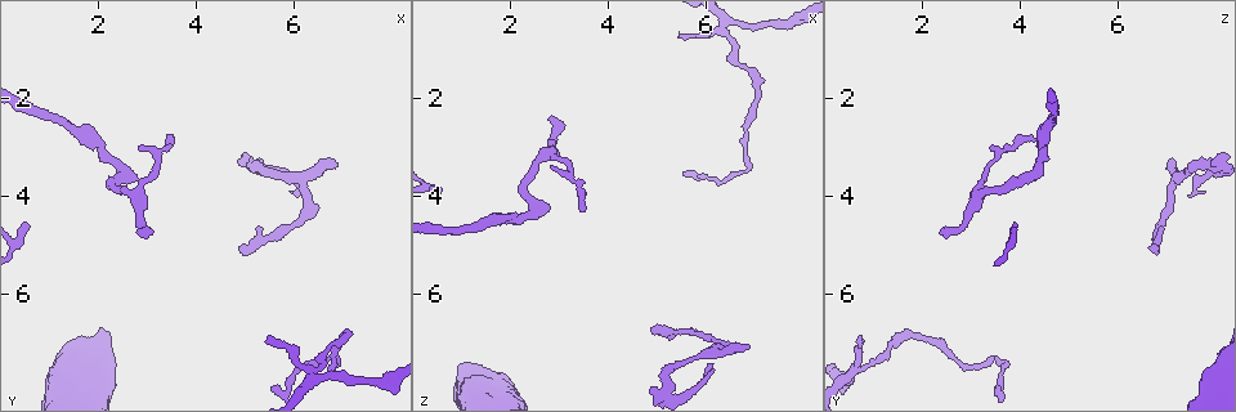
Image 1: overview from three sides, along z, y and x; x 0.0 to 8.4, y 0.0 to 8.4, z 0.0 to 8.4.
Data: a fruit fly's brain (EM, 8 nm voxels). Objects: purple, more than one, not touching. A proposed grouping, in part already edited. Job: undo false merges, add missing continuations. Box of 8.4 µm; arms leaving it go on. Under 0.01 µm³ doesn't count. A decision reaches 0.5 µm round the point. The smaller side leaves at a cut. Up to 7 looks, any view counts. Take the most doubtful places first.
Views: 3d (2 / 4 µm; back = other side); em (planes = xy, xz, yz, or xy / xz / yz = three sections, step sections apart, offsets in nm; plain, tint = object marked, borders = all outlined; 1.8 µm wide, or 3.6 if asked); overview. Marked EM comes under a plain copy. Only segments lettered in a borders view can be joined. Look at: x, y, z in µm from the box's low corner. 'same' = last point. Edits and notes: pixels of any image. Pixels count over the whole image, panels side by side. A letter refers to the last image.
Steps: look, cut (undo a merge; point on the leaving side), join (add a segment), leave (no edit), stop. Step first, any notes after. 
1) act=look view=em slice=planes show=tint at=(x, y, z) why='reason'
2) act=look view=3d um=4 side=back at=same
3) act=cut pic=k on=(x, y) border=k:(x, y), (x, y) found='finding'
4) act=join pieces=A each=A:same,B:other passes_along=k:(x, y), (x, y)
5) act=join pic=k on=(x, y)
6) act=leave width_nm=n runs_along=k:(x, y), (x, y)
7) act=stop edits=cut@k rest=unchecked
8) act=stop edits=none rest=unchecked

act=look view=3d um=2 at=(4.90, 5.10, 6.80) why='thin end'

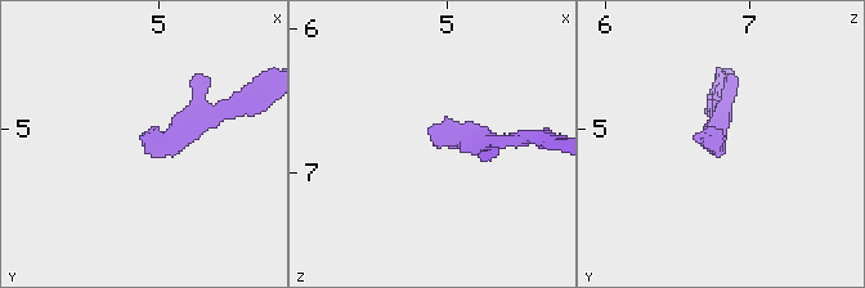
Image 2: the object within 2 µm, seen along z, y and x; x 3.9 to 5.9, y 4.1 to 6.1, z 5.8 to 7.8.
act=look view=em slice=planes show=borders at=(4.90, 5.18, 6.80) why='need the tissue'

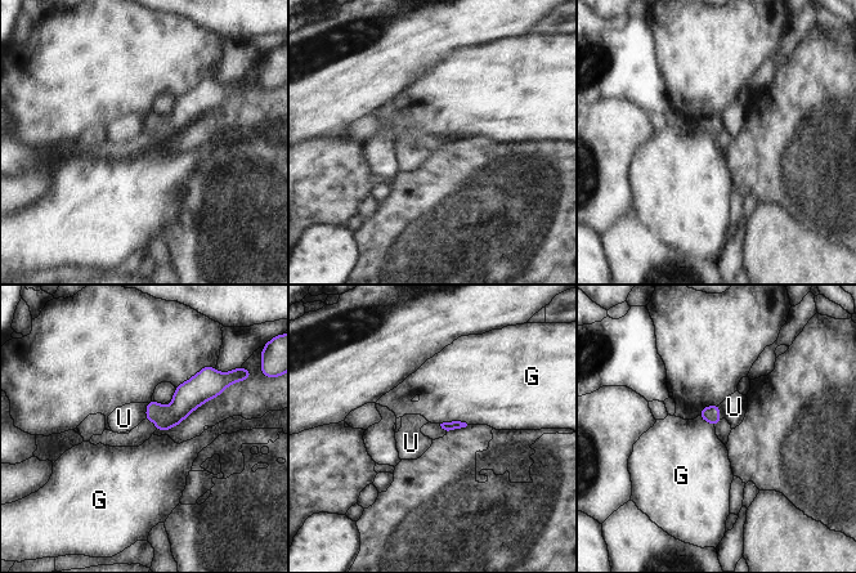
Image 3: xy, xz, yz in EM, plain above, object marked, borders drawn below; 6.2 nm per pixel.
act=leave each=G:other,U:other border=3:(440, 422), (465, 421), (467, 424) found='none of them fits'

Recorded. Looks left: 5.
act=look view=3d um=4 at=(6.90, 3.35, 7.10) why='an open end'

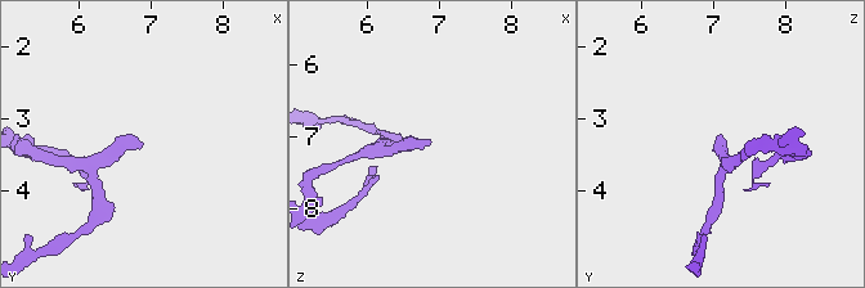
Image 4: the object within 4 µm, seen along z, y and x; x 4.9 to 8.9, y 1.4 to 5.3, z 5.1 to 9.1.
act=look view=em slice=xz step=16 show=tint at=(6.90, 3.40, 7.00) why='need the tissue'

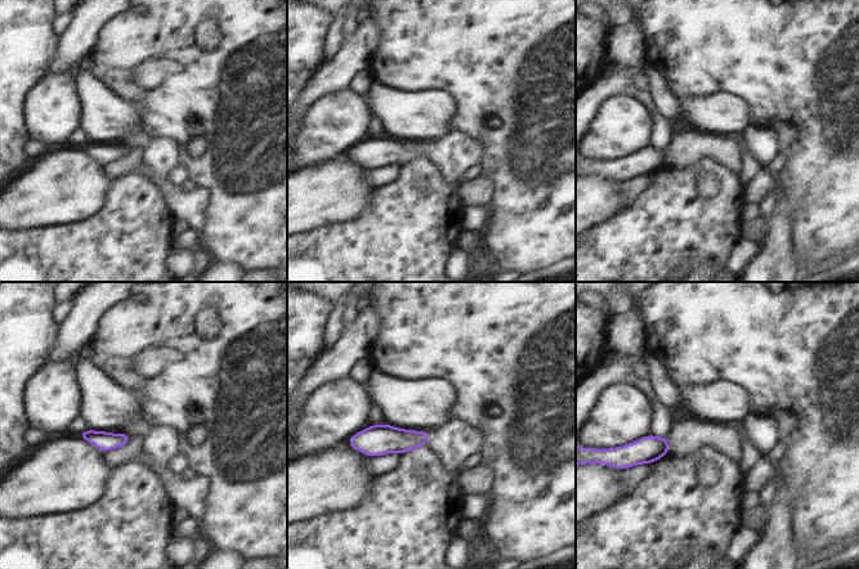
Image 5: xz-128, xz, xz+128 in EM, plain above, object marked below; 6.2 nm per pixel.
act=look view=em slice=planes show=borders at=same

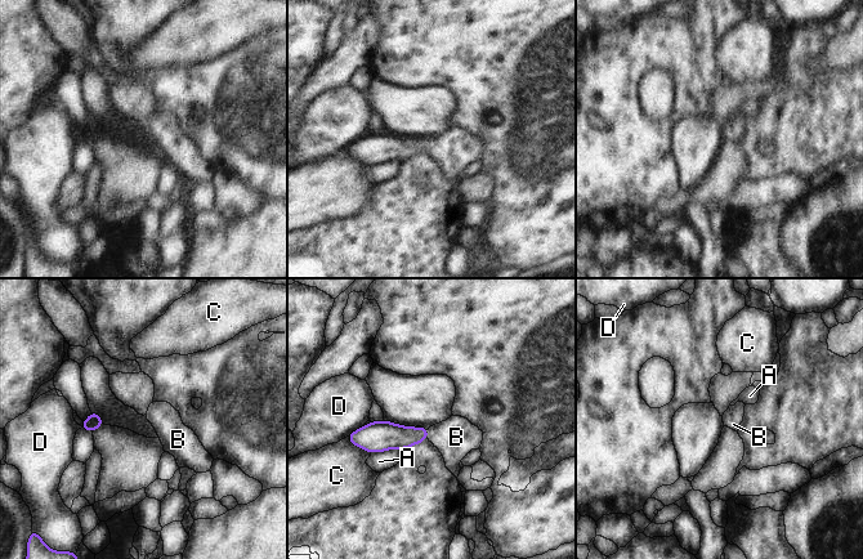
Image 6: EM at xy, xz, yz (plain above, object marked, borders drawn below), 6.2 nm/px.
act=join pieces=B each=A:other,B:same,C:other,D:other passes_along=6:(387, 435), (426, 433), (456, 437) found='it goes on there'

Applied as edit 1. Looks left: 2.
act=stop edits=join@6 rest=unchecked

